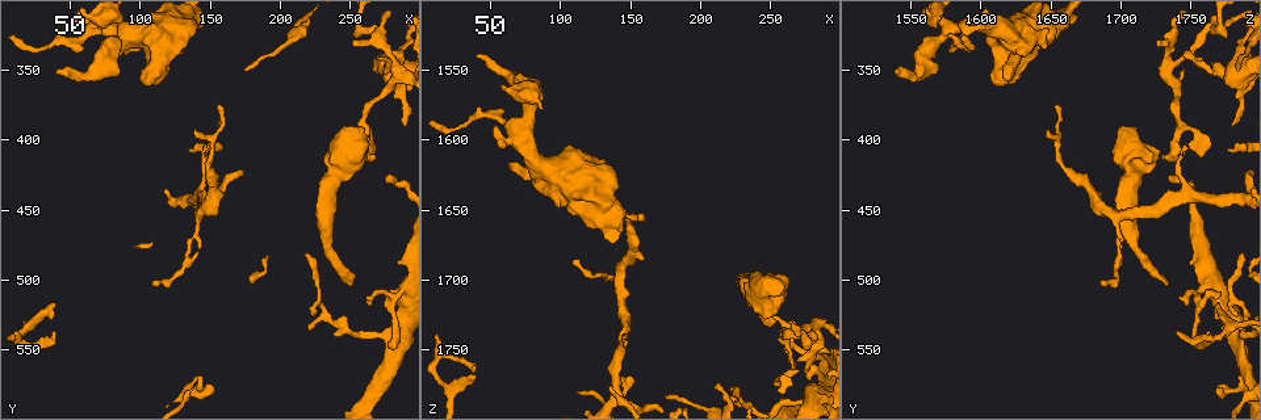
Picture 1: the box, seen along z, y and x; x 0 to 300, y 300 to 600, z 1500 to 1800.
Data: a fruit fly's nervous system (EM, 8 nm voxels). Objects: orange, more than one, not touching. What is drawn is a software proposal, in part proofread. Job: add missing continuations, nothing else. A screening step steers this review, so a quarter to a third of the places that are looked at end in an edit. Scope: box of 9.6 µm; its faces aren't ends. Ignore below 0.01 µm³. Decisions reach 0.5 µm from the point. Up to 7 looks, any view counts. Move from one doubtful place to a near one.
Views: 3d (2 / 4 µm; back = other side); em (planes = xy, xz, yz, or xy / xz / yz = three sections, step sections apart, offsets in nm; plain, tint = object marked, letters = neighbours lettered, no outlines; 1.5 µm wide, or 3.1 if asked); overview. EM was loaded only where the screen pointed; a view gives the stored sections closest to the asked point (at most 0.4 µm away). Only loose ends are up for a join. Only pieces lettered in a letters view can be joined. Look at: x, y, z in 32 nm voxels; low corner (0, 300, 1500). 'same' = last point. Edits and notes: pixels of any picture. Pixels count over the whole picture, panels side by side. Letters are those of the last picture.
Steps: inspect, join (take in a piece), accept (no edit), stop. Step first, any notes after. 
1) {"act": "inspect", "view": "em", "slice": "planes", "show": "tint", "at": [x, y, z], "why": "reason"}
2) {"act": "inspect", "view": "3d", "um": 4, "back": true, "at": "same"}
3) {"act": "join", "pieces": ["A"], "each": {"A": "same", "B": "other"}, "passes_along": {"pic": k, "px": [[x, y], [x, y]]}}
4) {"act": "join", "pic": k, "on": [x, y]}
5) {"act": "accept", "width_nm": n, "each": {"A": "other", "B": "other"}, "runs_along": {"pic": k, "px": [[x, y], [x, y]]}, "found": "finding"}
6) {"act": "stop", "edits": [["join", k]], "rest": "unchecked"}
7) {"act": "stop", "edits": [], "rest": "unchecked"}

{"act": "inspect", "view": "3d", "um": 4, "at": [284, 486, 1750], "why": "thick end"}

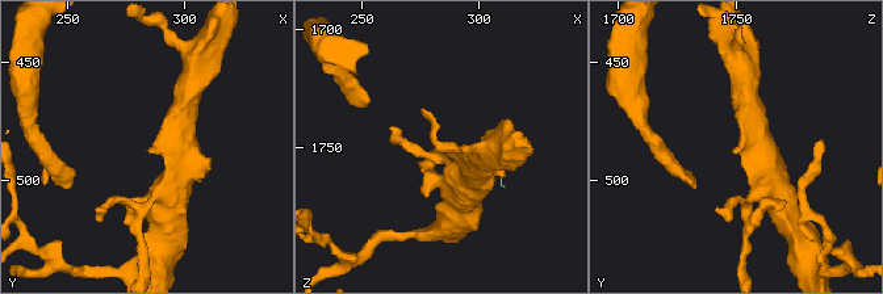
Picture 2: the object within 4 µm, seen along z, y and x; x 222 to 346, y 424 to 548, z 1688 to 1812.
{"act": "inspect", "view": "em", "slice": "yz", "step": 8, "show": "tint", "at": [285, 487, 1751], "why": "need the tissue"}

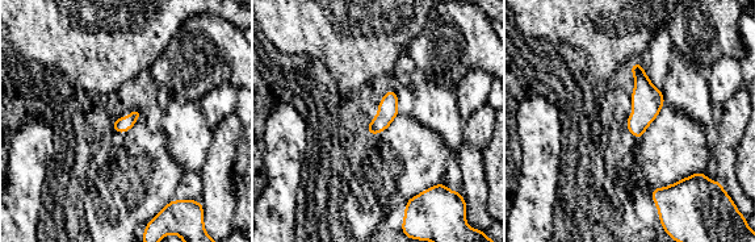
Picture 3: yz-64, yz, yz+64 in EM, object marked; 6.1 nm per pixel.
{"act": "inspect", "view": "em", "slice": "planes", "show": "letters", "at": "same"}

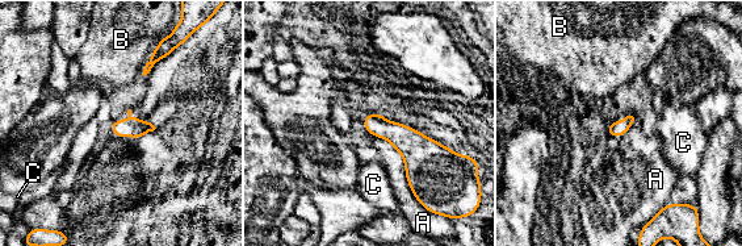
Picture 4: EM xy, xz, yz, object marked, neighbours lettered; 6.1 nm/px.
{"act": "accept", "longest_contact_nm": ["A", 340], "each": {"A": "other", "B": "other", "C": "other"}, "border": {"pic": 4, "px": [[397, 150], [406, 182], [419, 201]]}, "found": "no lettered piece goes on from it"}

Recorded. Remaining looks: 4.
{"act": "inspect", "view": "3d", "um": 4, "at": [282, 550, 1756]}

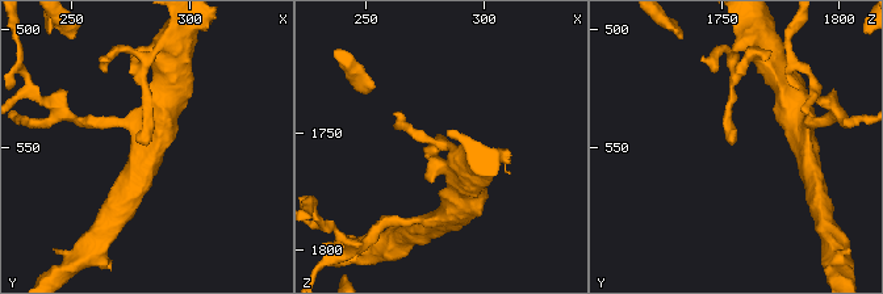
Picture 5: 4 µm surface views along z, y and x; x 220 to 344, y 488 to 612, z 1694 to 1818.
{"act": "inspect", "view": "em", "slice": "planes", "show": "letters", "at": [281, 551, 1754], "why": "now the EM"}

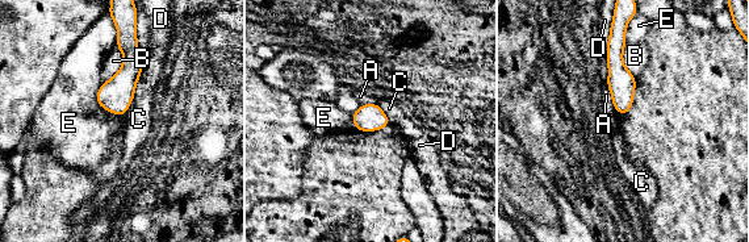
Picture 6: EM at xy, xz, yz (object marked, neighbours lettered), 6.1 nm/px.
{"act": "accept", "longest_contact_nm": ["B", 260], "each": {"A": "other", "B": "other", "C": "other", "D": "other", "E": "other"}, "border": {"pic": 6, "px": [[101, 83], [96, 101], [121, 117]]}, "found": "none of them fits"}

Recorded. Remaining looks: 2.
{"act": "inspect", "view": "em", "slice": "xz", "step": 8, "show": "letters", "at": [252, 332, 1724], "why": "branch stops here"}

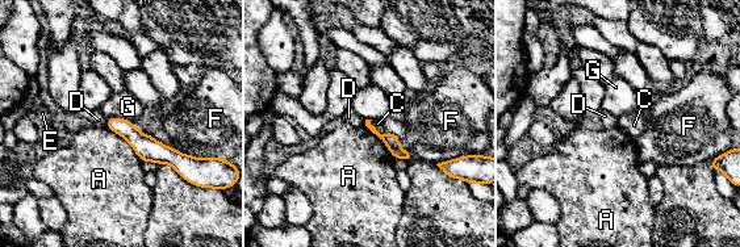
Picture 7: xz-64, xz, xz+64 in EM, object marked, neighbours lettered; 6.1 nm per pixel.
{"act": "accept", "each": {"A": "other", "C": "other", "D": "other", "E": "other", "F": "other", "G": "other"}, "border": {"pic": 7, "px": [[108, 116], [126, 118], [133, 122]]}, "found": "none of them fits"}

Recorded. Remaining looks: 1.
{"act": "stop", "edits": [], "rest": "unchecked"}

